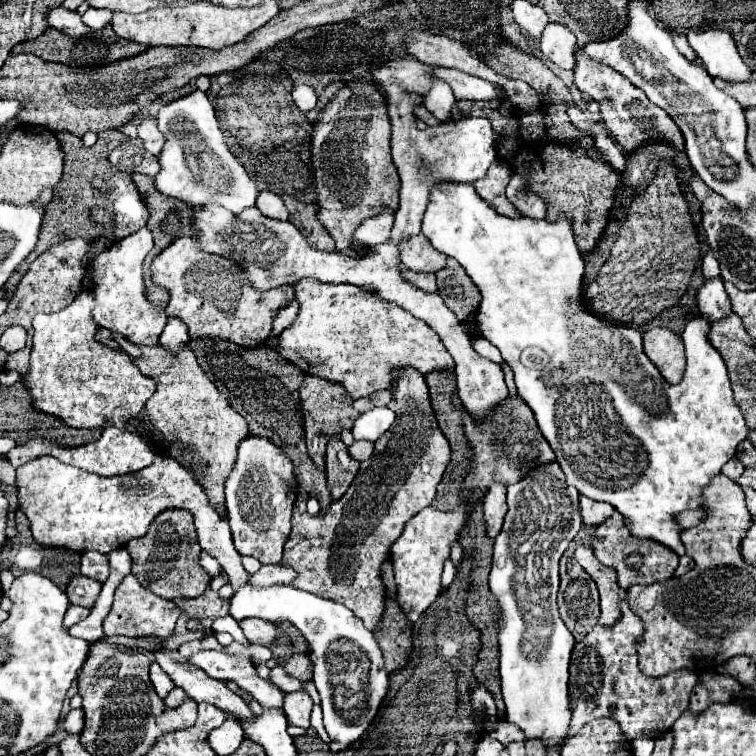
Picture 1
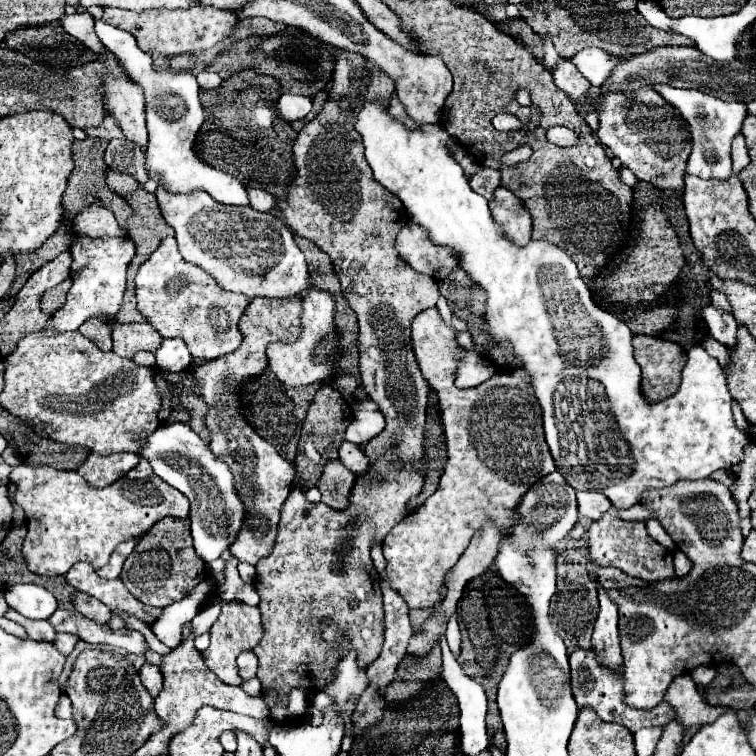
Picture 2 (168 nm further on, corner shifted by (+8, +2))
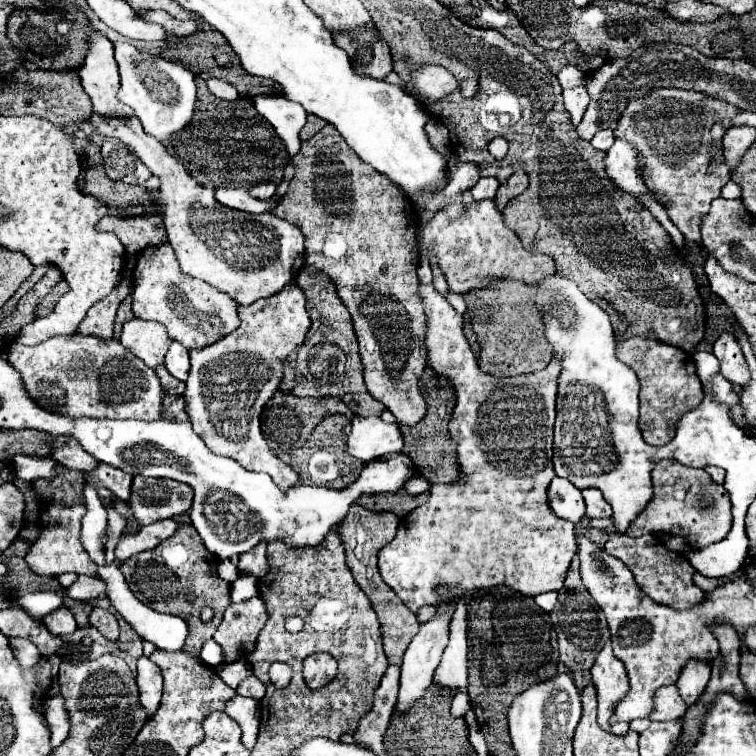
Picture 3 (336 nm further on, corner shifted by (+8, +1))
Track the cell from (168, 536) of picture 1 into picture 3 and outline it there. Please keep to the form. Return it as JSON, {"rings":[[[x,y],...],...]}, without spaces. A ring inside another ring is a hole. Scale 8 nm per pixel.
{"rings":[[[180,525],[180,529],[170,539],[162,541],[156,549],[132,555],[120,565],[130,591],[144,605],[148,605],[158,613],[178,615],[186,621],[188,639],[184,651],[194,653],[194,657],[200,657],[202,645],[214,637],[218,625],[222,623],[222,613],[226,611],[226,605],[232,603],[230,583],[218,577],[216,567],[218,567],[218,557],[214,557],[204,549],[202,539],[198,537],[192,525]],[[206,605],[214,609],[214,619],[210,623],[204,623],[200,619],[200,611]]]}

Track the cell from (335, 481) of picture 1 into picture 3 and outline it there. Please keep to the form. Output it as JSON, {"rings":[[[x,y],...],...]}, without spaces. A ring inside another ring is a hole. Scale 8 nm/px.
{"rings":[[[356,503],[350,507],[348,517],[340,525],[340,537],[342,537],[344,549],[346,549],[346,565],[350,567],[356,583],[362,587],[362,591],[366,593],[366,597],[372,603],[372,609],[378,615],[384,653],[386,653],[390,665],[400,665],[402,663],[404,651],[408,649],[412,637],[420,629],[420,623],[418,623],[416,615],[410,613],[410,609],[406,609],[406,605],[402,605],[402,601],[396,597],[394,591],[390,591],[390,587],[382,581],[382,577],[378,573],[378,551],[394,539],[394,535],[398,531],[398,525],[400,525],[400,519],[394,513],[366,511],[364,507],[360,507]]]}

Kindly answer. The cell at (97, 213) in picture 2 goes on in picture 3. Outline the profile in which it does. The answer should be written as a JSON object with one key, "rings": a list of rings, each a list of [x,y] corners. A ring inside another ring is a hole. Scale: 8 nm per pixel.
{"rings":[[[142,215],[142,217],[128,217],[128,219],[104,217],[102,221],[98,221],[96,229],[114,233],[122,241],[126,255],[138,253],[152,245],[168,243],[166,229],[162,225],[160,215]]]}

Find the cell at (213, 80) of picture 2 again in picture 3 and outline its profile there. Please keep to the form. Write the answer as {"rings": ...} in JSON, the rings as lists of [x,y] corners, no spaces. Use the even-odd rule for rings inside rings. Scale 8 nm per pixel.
{"rings":[[[212,77],[212,79],[208,79],[208,87],[220,99],[226,99],[226,101],[238,101],[240,99],[240,93],[234,89],[234,85],[230,85],[226,81],[220,81],[220,79]]]}

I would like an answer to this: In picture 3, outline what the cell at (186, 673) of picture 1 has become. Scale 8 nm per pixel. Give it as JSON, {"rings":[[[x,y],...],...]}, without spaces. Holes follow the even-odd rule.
{"rings":[[[60,607],[60,609],[52,611],[52,613],[48,613],[44,617],[44,625],[54,635],[68,635],[68,633],[74,633],[78,629],[72,613],[66,607]]]}

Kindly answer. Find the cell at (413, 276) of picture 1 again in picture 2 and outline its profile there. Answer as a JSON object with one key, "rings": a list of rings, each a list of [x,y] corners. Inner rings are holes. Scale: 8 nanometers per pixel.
{"rings":[[[336,50],[336,68],[332,74],[330,96],[324,102],[322,110],[314,116],[314,120],[300,130],[294,142],[292,150],[298,176],[292,182],[286,200],[278,202],[280,216],[292,228],[292,232],[298,232],[300,236],[312,240],[332,258],[334,270],[342,284],[342,296],[358,316],[362,386],[386,418],[386,428],[364,446],[364,454],[368,456],[370,464],[374,464],[374,468],[368,466],[364,474],[356,476],[348,506],[344,510],[334,510],[326,504],[308,504],[308,500],[304,500],[302,496],[302,490],[294,488],[282,506],[274,552],[256,564],[254,586],[262,598],[258,608],[264,624],[264,636],[254,648],[254,654],[260,660],[258,680],[262,682],[262,698],[270,706],[272,718],[282,724],[290,724],[290,716],[286,712],[288,692],[298,686],[306,688],[308,698],[312,698],[326,684],[340,656],[338,652],[322,644],[316,632],[312,632],[312,616],[328,616],[332,620],[338,620],[338,626],[348,636],[352,636],[354,648],[358,650],[358,664],[362,668],[378,658],[384,642],[384,610],[380,578],[370,558],[370,548],[372,542],[382,542],[386,534],[408,514],[408,502],[422,492],[424,484],[424,472],[418,464],[426,462],[424,432],[430,386],[422,378],[422,372],[410,348],[410,322],[418,312],[436,306],[440,292],[430,276],[414,272],[400,256],[396,256],[398,252],[394,250],[394,238],[398,230],[406,224],[406,212],[402,202],[374,180],[372,170],[366,164],[362,136],[358,136],[354,128],[354,120],[356,114],[362,110],[362,104],[378,102],[386,106],[392,92],[394,82],[390,82],[386,74],[382,74],[374,64],[370,64],[360,54]]]}

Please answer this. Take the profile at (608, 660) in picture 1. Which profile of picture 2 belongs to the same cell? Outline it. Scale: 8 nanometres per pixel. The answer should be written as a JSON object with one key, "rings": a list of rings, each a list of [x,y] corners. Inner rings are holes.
{"rings":[[[576,648],[570,654],[570,686],[574,700],[578,708],[592,708],[602,720],[606,722],[618,722],[626,726],[632,734],[638,732],[640,728],[652,728],[652,726],[666,726],[670,720],[676,718],[674,708],[668,702],[660,702],[658,706],[650,710],[636,710],[624,704],[624,676],[616,670],[606,668],[604,664],[598,662],[596,652],[592,648]]]}

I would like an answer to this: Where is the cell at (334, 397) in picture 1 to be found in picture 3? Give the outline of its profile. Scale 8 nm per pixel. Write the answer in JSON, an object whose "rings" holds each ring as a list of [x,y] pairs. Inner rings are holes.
{"rings":[[[328,415],[314,429],[314,433],[310,435],[310,439],[302,449],[288,451],[280,455],[280,459],[300,475],[298,483],[302,485],[320,485],[336,489],[336,479],[338,479],[338,489],[346,489],[356,481],[360,473],[360,461],[356,461],[354,457],[350,457],[350,453],[346,453],[348,433],[350,433],[350,421],[344,415]]]}

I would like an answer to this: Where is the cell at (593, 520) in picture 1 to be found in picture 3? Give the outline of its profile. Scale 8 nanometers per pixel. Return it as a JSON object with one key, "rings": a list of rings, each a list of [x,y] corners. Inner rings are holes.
{"rings":[[[584,489],[582,495],[586,501],[586,517],[612,517],[612,507],[598,489]]]}

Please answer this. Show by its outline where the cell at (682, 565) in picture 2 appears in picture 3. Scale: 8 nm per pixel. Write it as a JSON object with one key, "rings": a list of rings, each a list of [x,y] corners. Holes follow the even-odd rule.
{"rings":[[[694,573],[694,583],[700,587],[700,589],[704,589],[704,591],[714,591],[716,587],[722,587],[724,583],[728,583],[728,581],[732,581],[734,577],[730,575],[730,577],[720,577],[720,579],[708,579],[708,577],[702,577],[700,573]]]}

